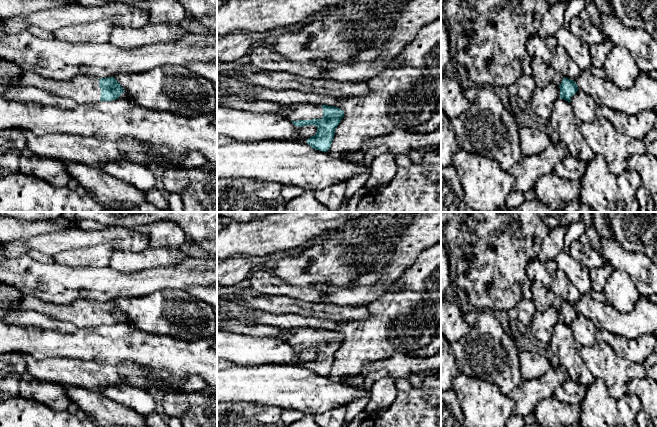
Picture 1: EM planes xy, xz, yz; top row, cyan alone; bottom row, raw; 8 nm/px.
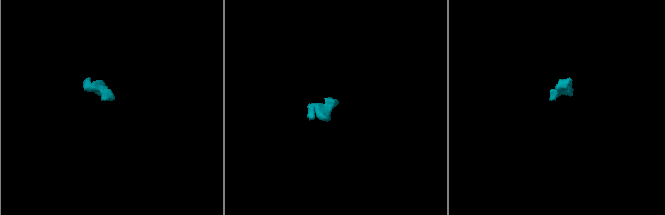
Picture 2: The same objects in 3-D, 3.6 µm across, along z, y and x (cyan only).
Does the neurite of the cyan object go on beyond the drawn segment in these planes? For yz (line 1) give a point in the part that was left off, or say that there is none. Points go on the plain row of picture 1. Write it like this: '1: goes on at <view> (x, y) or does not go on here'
1: goes on at yz (541, 327)

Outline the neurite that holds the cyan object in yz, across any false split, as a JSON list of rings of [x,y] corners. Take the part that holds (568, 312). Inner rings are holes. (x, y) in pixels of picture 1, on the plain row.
[[[564,301],[559,310],[551,305],[543,312],[536,311],[527,328],[537,341],[549,344],[554,326],[560,322],[571,326],[572,320],[577,315],[577,308],[573,304]]]

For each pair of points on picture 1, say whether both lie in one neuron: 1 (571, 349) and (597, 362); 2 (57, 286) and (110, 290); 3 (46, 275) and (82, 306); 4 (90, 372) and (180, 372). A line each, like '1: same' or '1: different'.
1: different
2: same
3: different
4: different

